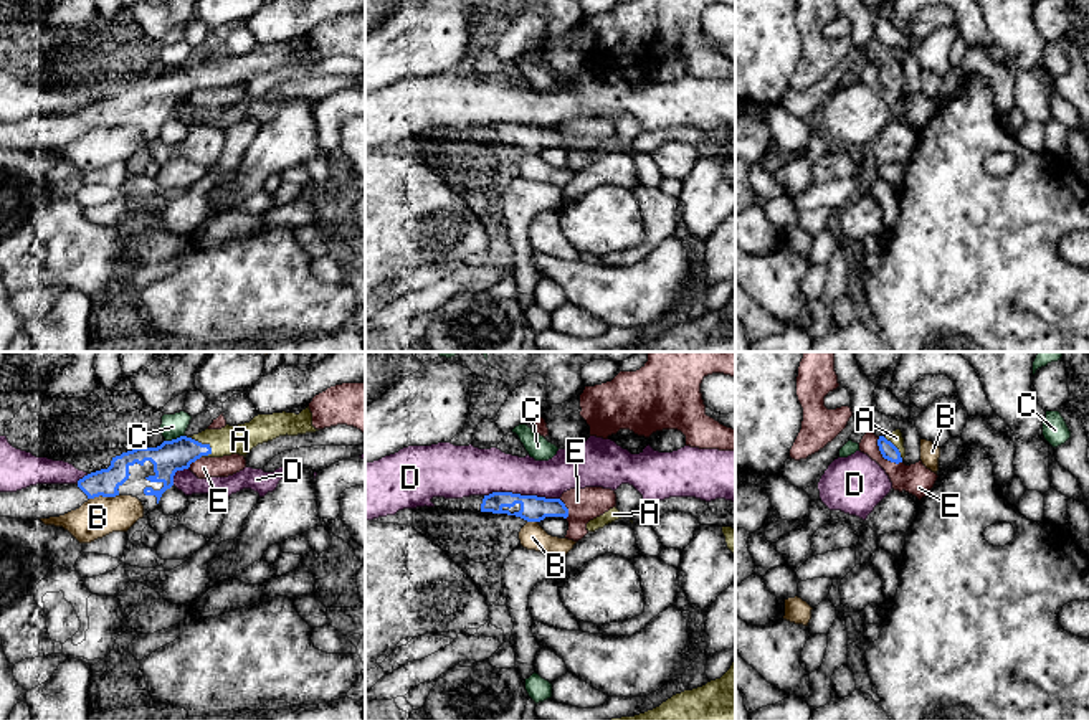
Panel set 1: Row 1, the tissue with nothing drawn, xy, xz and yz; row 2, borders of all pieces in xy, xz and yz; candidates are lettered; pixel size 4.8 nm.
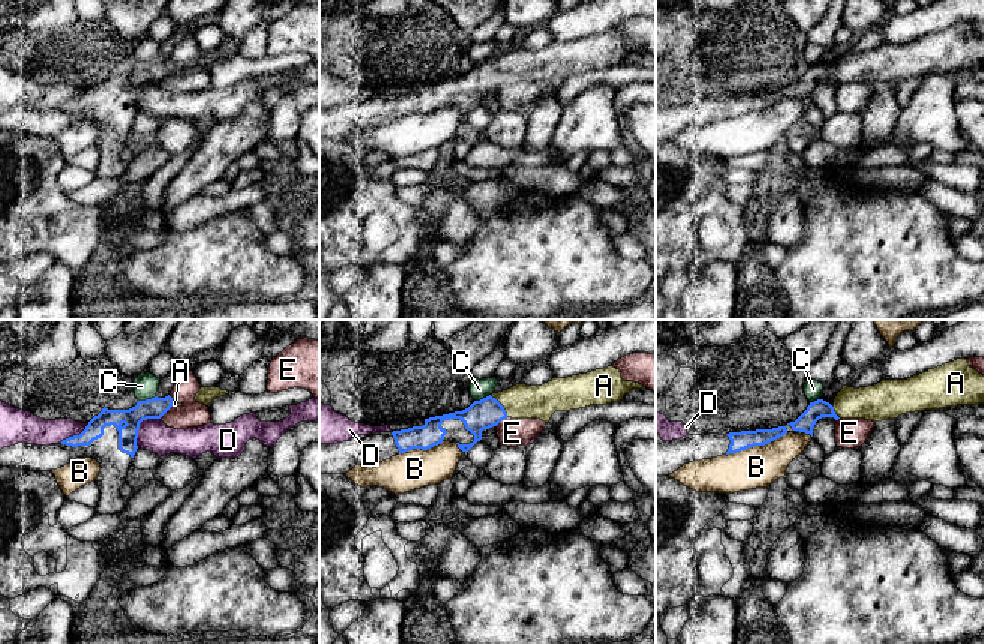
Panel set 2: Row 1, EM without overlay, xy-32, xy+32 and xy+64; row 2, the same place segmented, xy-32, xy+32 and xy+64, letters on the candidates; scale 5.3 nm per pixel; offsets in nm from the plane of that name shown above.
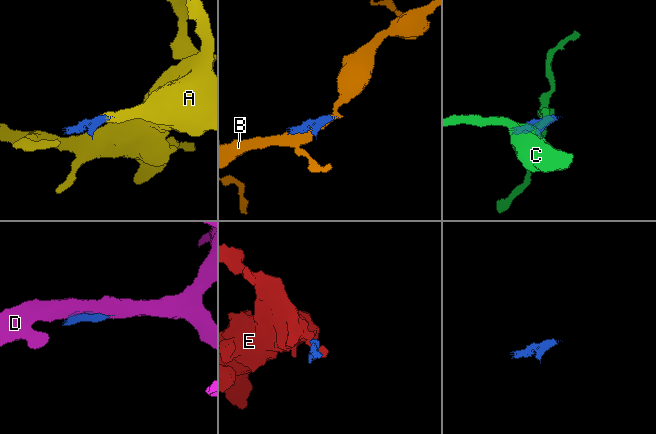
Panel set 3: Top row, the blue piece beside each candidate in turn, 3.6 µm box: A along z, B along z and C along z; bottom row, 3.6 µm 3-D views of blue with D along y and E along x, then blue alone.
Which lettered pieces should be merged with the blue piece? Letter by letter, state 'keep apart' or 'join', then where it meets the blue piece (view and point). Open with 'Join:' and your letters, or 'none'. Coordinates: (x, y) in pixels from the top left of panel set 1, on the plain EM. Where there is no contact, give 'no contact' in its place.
Join: A
A: join; contact xy (200, 73)
B: keep apart; contact xy (103, 126)
C: keep apart; contact xy (174, 70)
D: keep apart; contact xz (523, 126)
E: keep apart; contact yz (883, 86)

